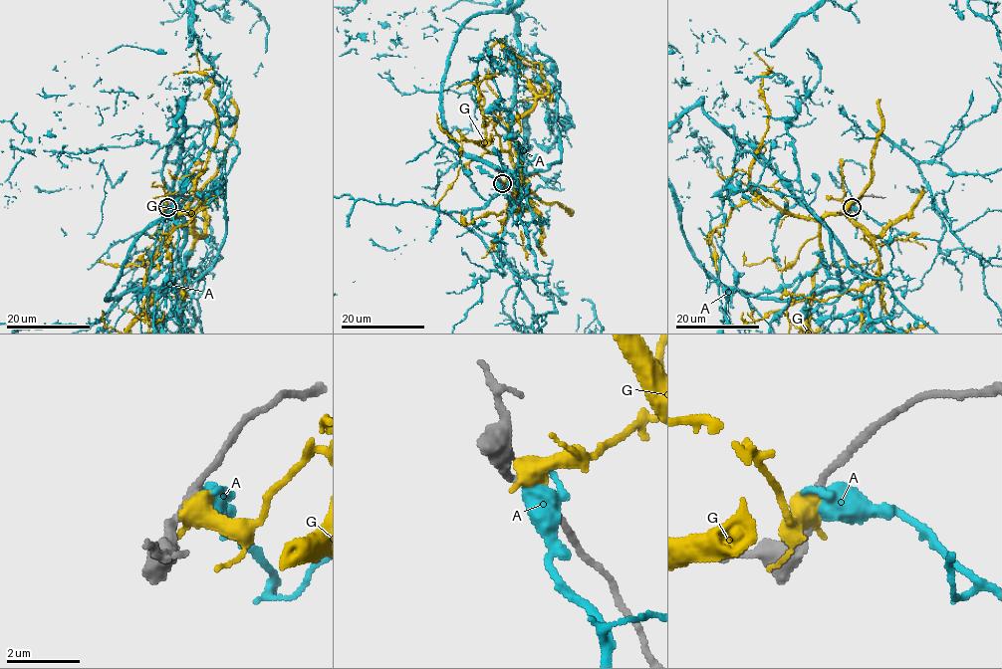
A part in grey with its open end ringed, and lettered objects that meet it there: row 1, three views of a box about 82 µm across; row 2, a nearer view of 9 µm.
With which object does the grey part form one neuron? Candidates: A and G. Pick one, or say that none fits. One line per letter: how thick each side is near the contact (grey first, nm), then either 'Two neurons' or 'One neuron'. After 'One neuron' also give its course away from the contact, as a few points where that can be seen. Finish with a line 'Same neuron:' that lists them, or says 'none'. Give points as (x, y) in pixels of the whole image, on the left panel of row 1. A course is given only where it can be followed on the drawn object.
A: Thickness 180 nm (grey) against 440 nm. One neuron
G: Thickness 200 nm (grey) against 700 nm. Two neurons
Same neuron: A

